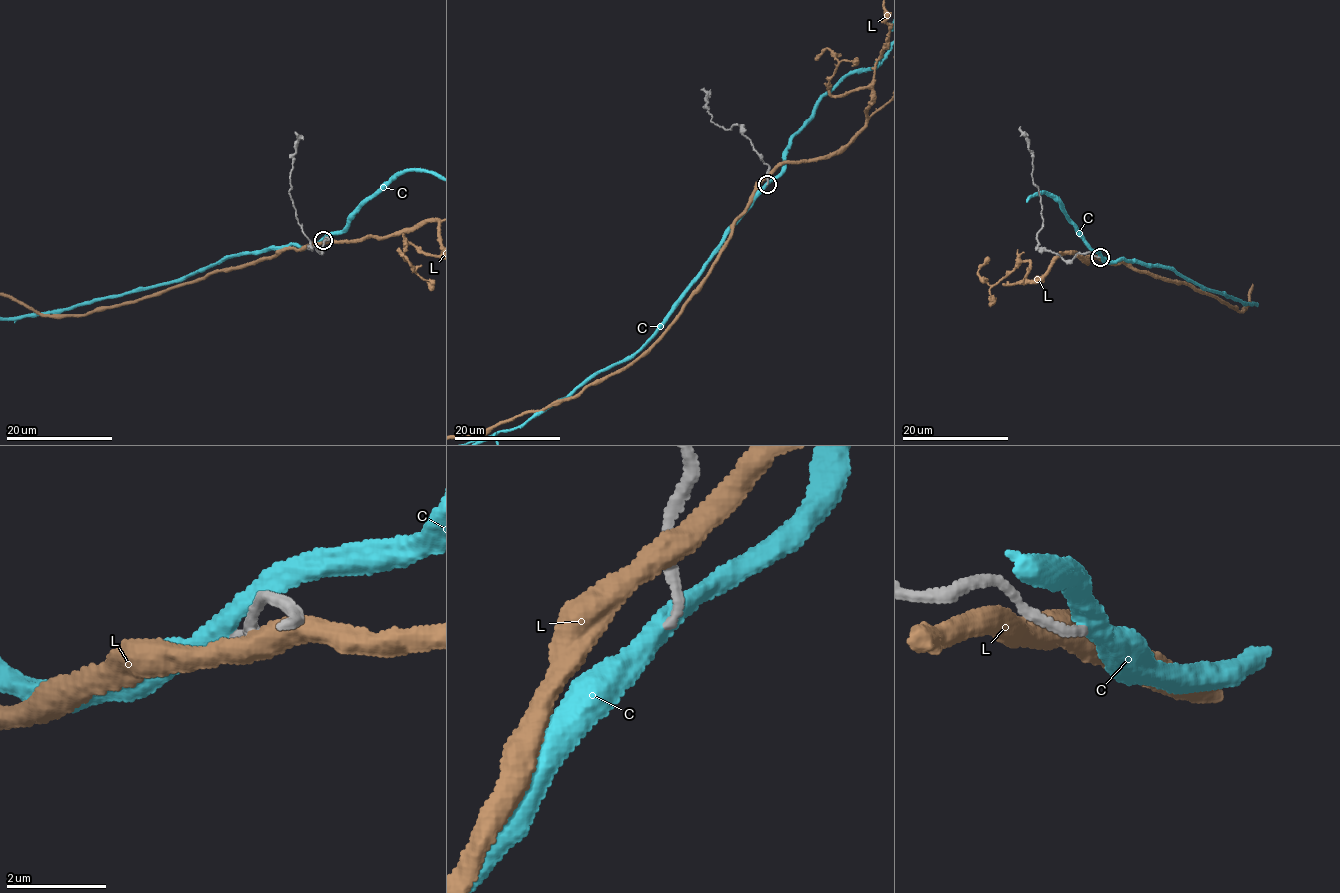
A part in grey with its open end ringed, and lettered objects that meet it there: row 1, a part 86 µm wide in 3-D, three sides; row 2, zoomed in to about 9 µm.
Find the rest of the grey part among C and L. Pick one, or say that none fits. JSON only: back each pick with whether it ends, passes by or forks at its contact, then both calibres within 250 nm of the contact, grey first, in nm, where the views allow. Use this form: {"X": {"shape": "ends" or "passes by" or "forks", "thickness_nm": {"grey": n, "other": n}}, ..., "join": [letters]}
{"join": []}

